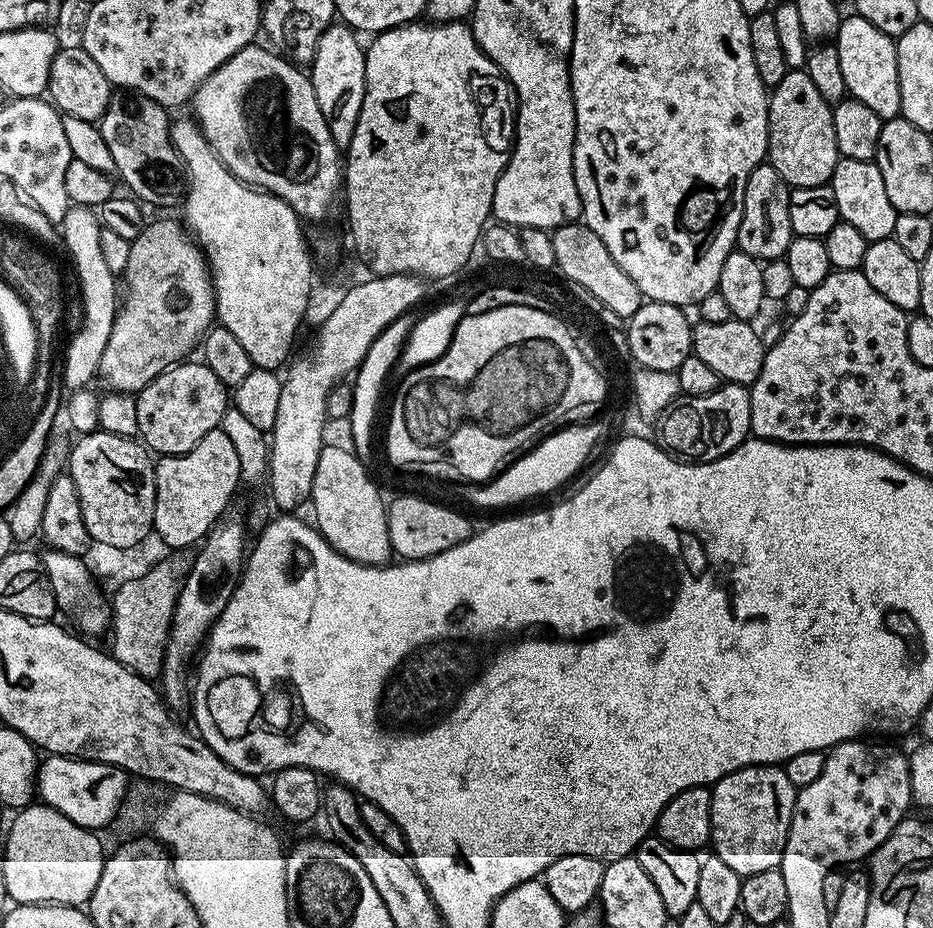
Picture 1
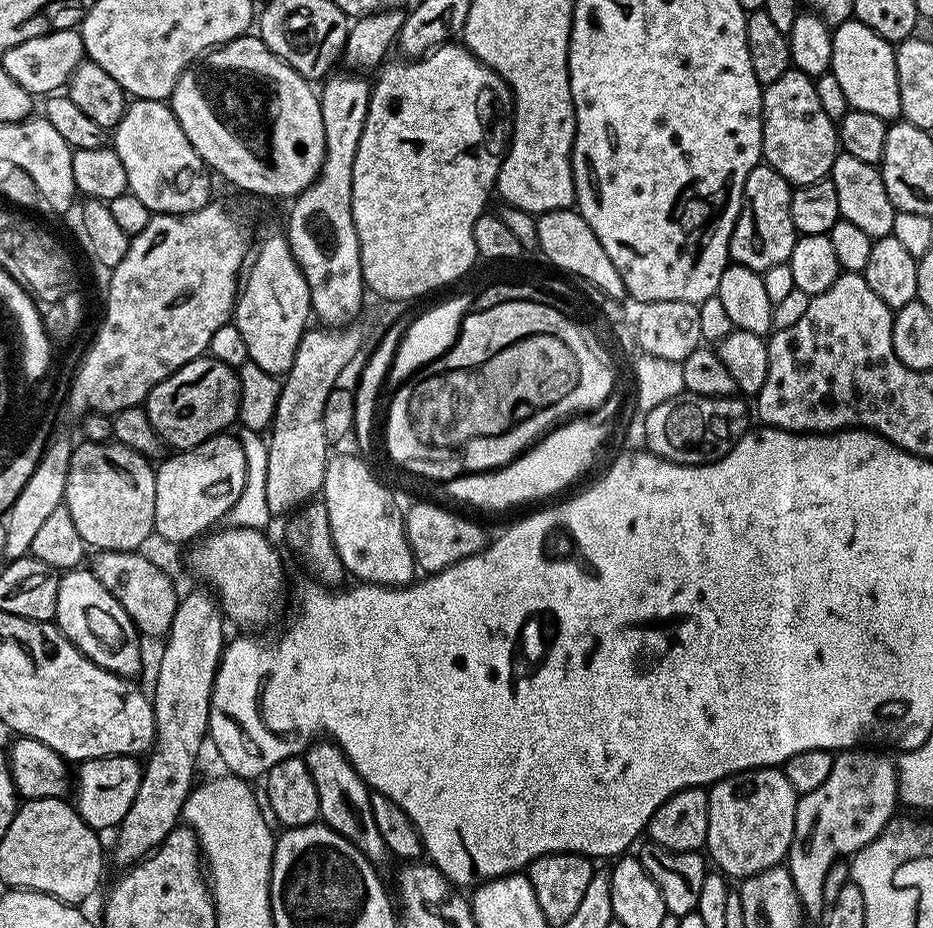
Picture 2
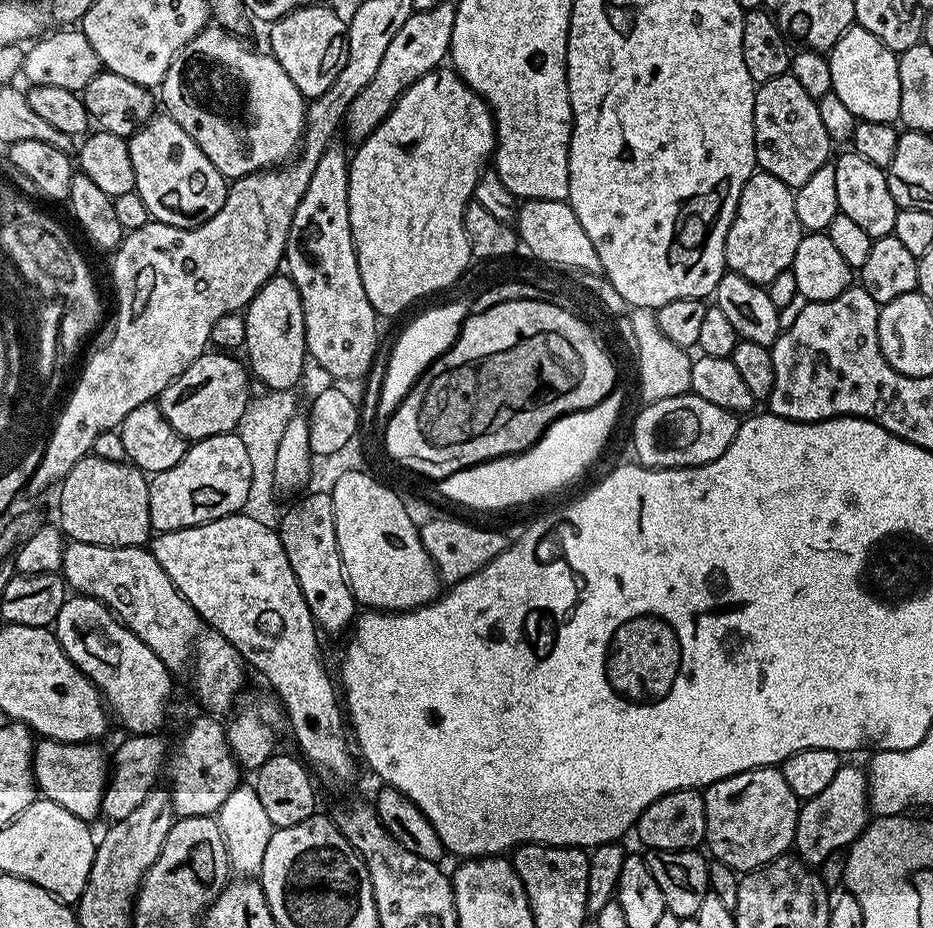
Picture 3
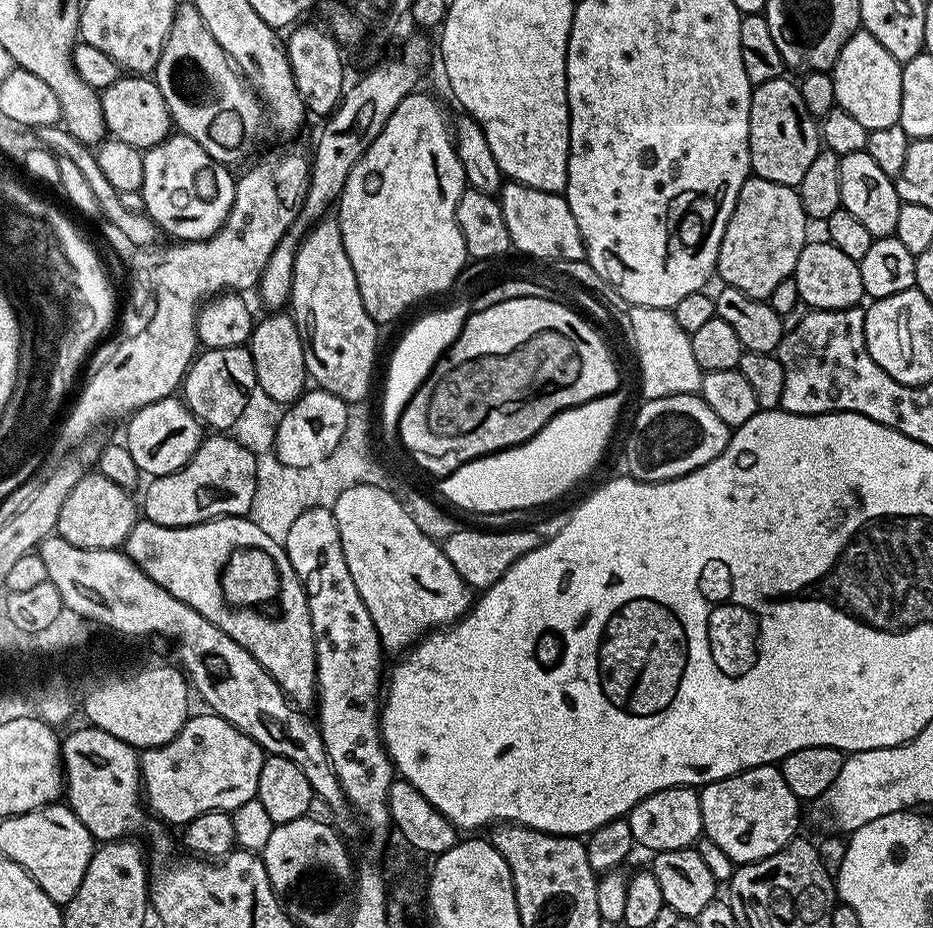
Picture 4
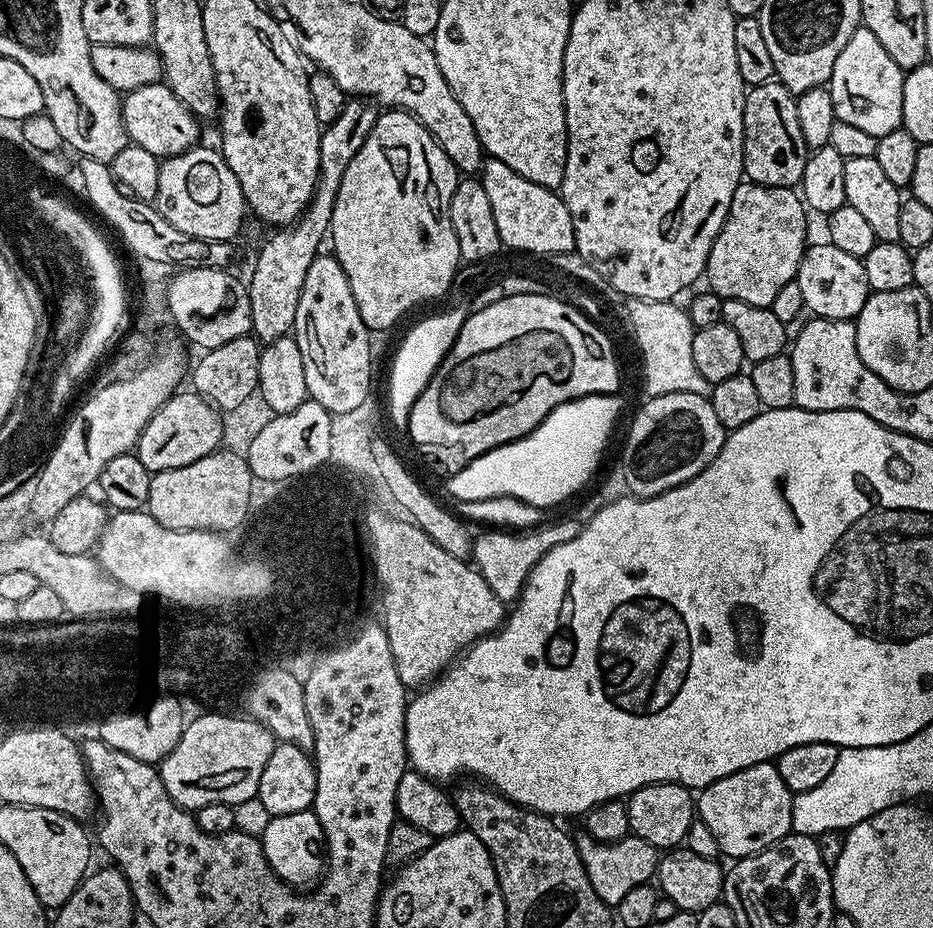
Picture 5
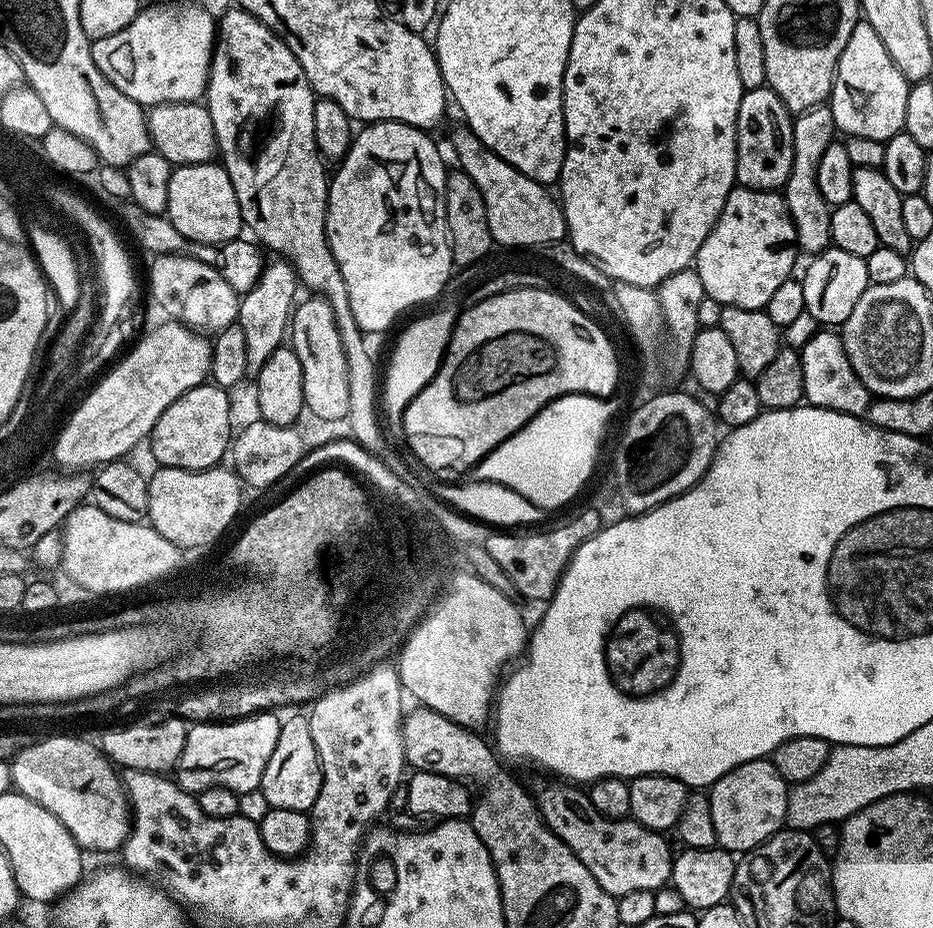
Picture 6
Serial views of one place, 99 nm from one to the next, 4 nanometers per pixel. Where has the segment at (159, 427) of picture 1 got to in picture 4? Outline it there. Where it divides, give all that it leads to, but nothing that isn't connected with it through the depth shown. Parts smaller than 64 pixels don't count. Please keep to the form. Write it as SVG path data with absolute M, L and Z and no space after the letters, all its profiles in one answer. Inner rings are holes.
M247 347L209 348L193 359L188 373L184 375L182 399L185 406L209 429L231 430L244 416L247 398L255 387L254 362Z

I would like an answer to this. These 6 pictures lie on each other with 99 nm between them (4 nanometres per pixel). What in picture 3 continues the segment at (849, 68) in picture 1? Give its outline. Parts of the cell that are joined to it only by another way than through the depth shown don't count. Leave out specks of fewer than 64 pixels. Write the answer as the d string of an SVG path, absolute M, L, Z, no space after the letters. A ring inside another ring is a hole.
M853 26L838 38L838 42L827 53L830 66L832 90L854 114L857 121L886 122L900 119L900 83L898 82L898 56L870 30Z

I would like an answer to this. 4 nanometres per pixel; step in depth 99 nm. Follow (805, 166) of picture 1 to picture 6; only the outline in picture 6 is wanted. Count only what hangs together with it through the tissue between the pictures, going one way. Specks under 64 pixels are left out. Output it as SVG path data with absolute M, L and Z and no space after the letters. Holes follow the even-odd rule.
M750 88L738 106L736 119L736 184L774 192L783 189L794 166L793 113L773 88Z

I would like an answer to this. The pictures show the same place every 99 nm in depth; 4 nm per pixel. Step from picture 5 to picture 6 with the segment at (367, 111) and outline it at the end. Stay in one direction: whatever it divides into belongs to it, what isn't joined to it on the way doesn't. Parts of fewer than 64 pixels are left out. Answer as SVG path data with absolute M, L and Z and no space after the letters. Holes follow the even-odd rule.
M283 258L273 259L265 263L257 284L247 293L240 296L239 325L246 334L246 360L249 373L255 374L266 366L266 358L274 354L285 343L290 332L292 313L297 303L296 288L298 277L291 264Z

